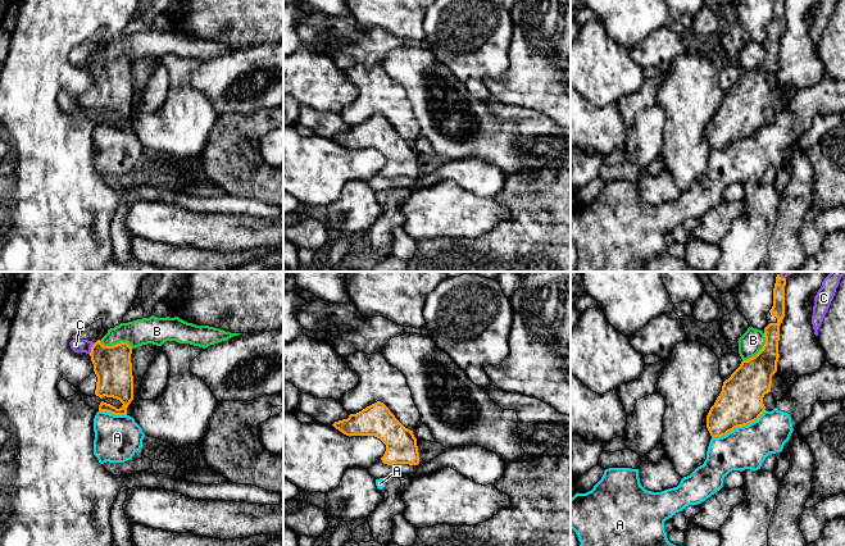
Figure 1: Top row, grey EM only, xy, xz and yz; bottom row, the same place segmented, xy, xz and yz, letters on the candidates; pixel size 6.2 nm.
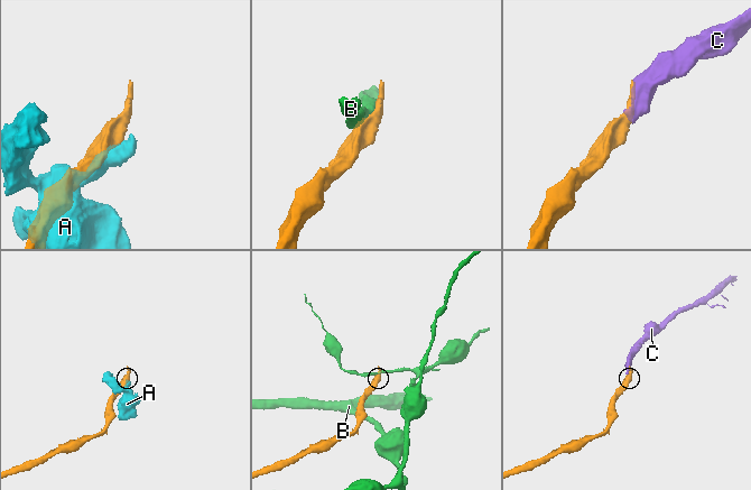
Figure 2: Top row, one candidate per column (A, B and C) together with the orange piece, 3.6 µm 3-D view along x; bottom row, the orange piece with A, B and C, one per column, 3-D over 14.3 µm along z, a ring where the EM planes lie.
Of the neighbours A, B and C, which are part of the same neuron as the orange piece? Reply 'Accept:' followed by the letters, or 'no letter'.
Accept: C

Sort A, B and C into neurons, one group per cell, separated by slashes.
A / B / C

